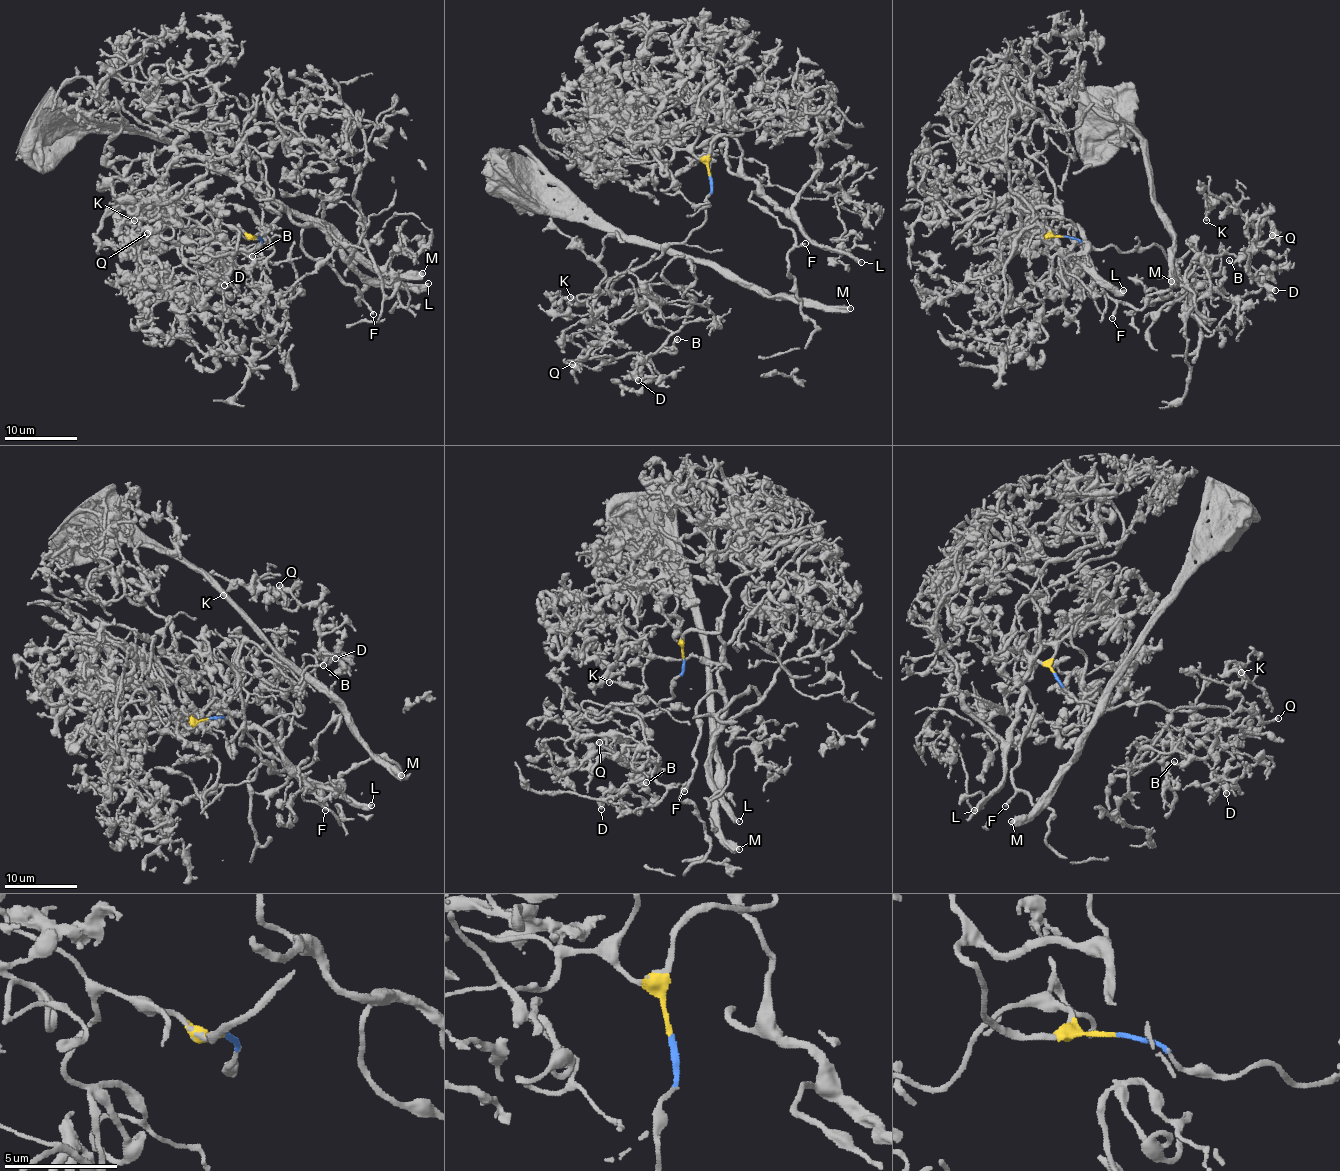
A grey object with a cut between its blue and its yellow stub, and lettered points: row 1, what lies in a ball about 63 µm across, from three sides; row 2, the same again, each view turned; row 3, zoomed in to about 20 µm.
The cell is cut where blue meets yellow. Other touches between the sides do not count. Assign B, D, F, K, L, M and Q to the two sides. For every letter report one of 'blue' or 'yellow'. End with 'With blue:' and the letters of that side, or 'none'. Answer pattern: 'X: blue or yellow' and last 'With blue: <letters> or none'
B: blue
D: blue
F: yellow
K: blue
L: yellow
M: yellow
Q: blue
With blue: B, D, K, Q

